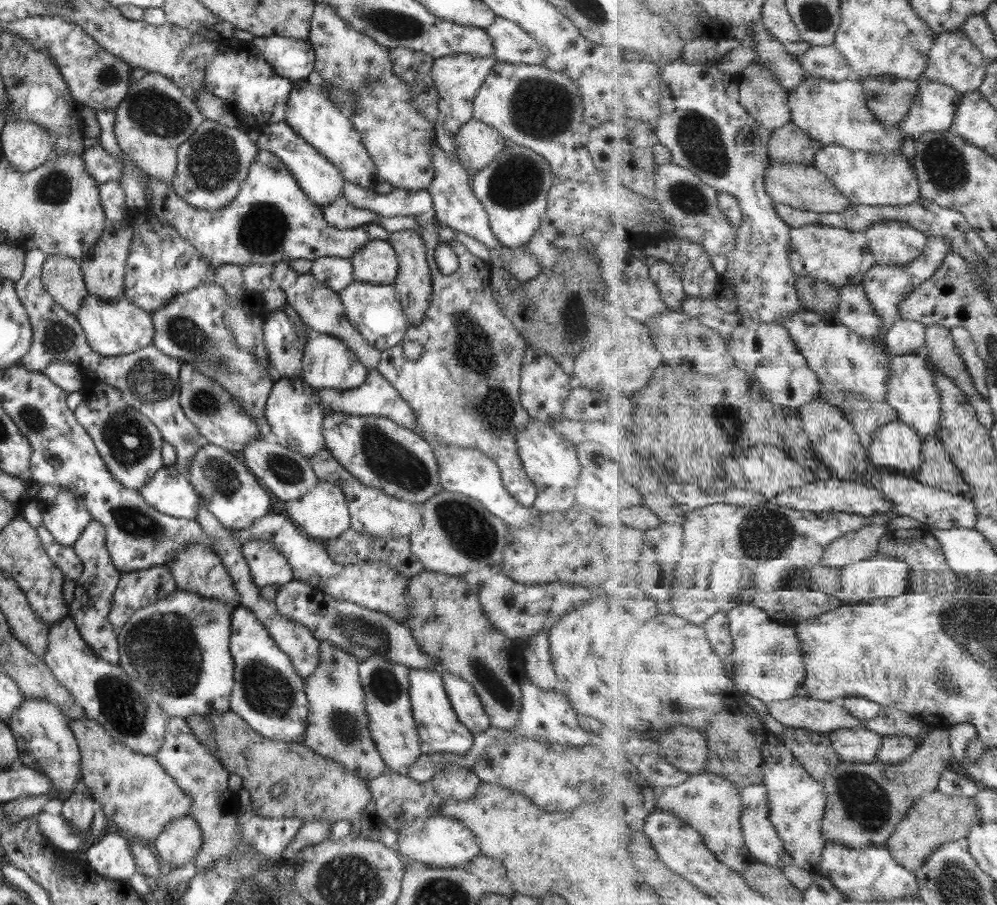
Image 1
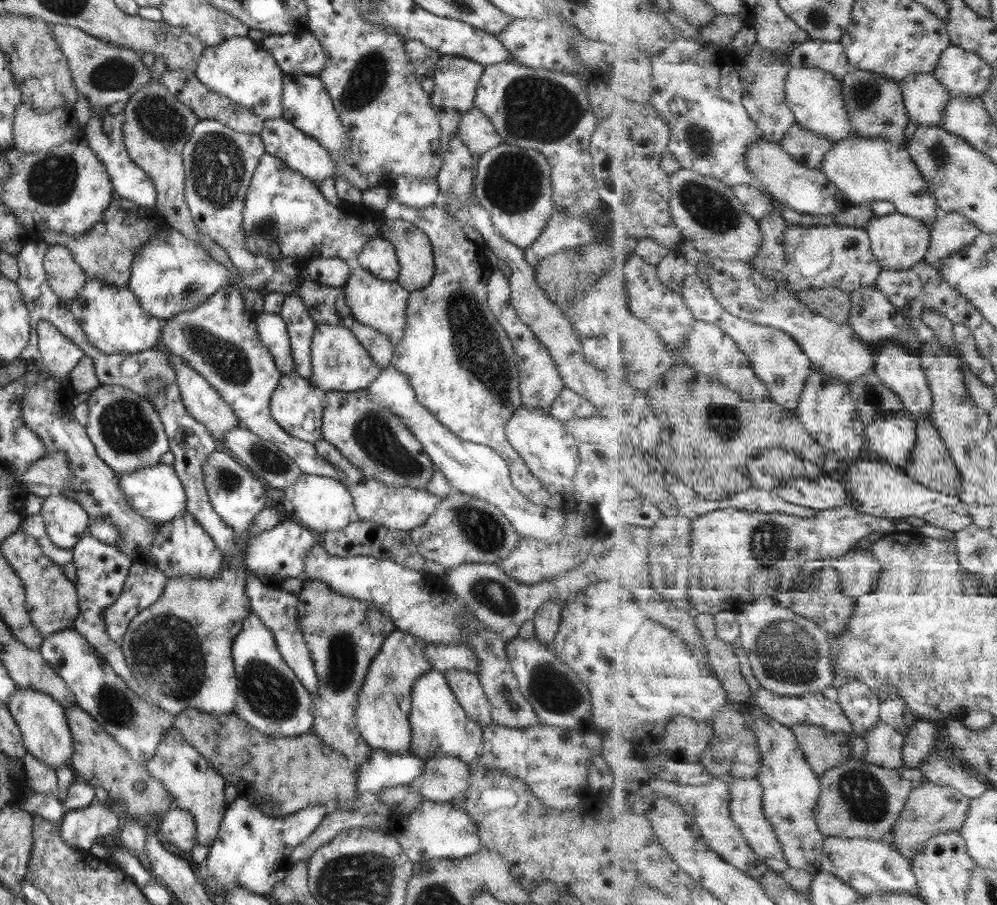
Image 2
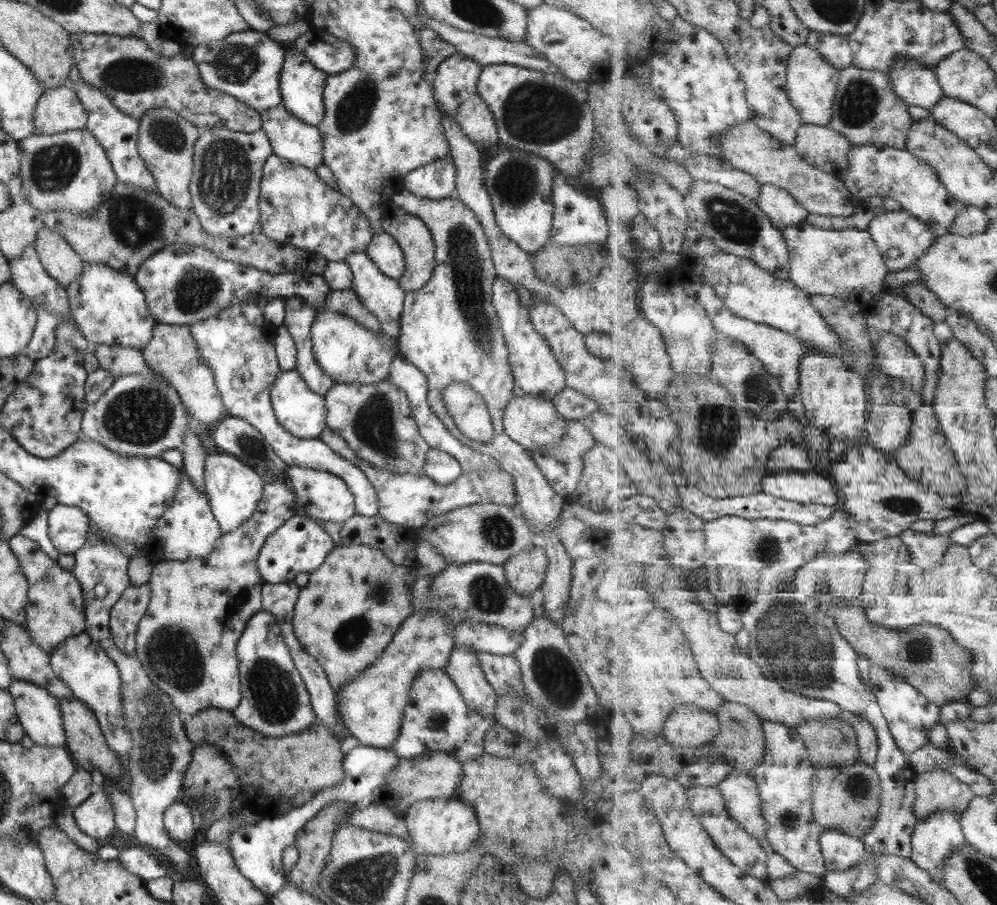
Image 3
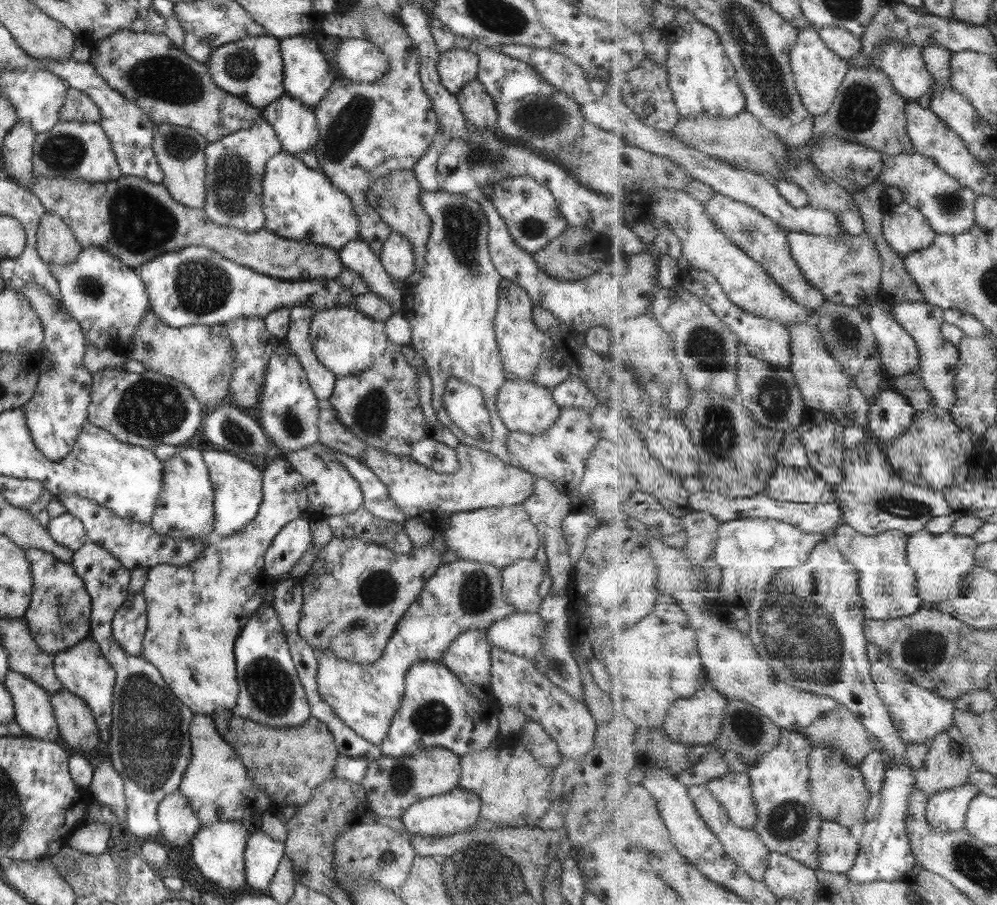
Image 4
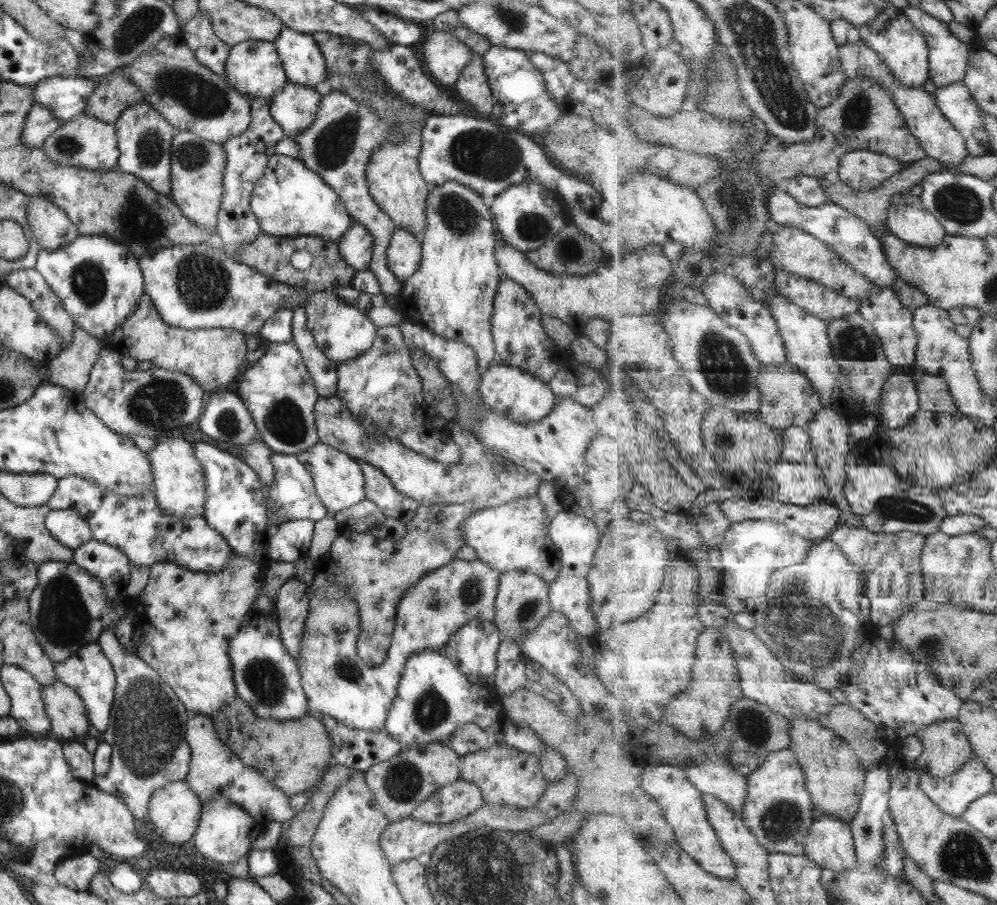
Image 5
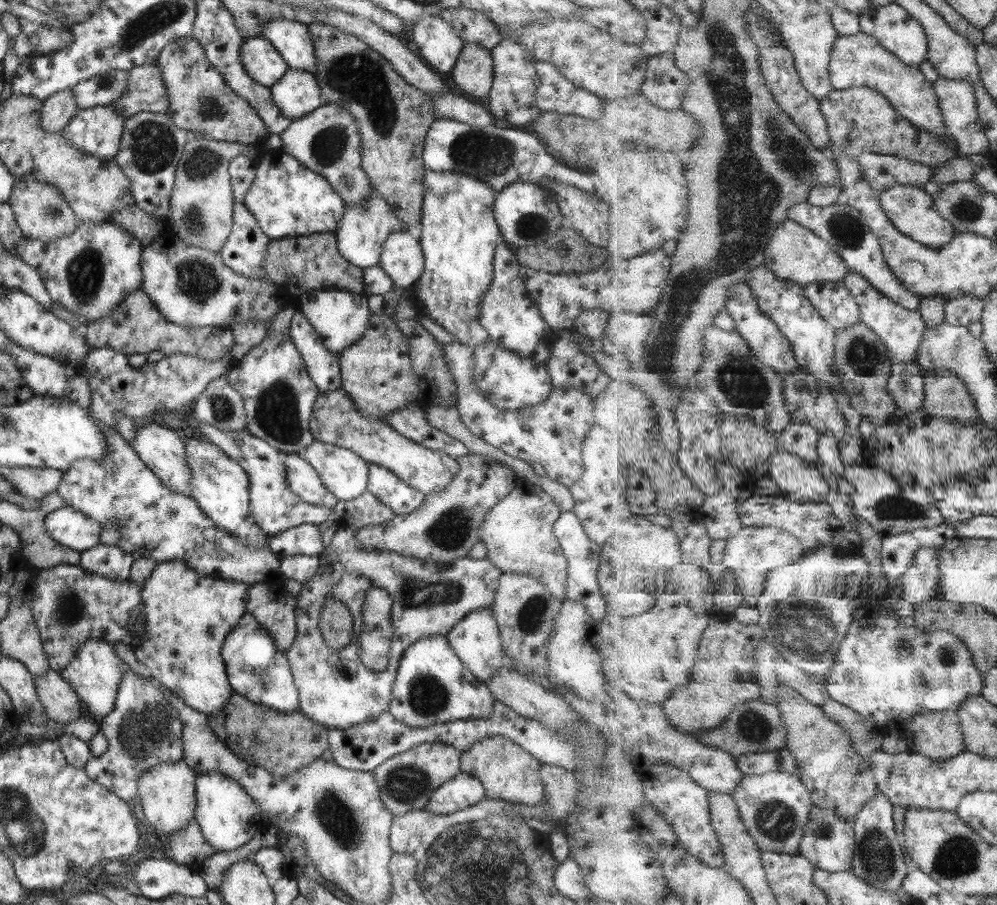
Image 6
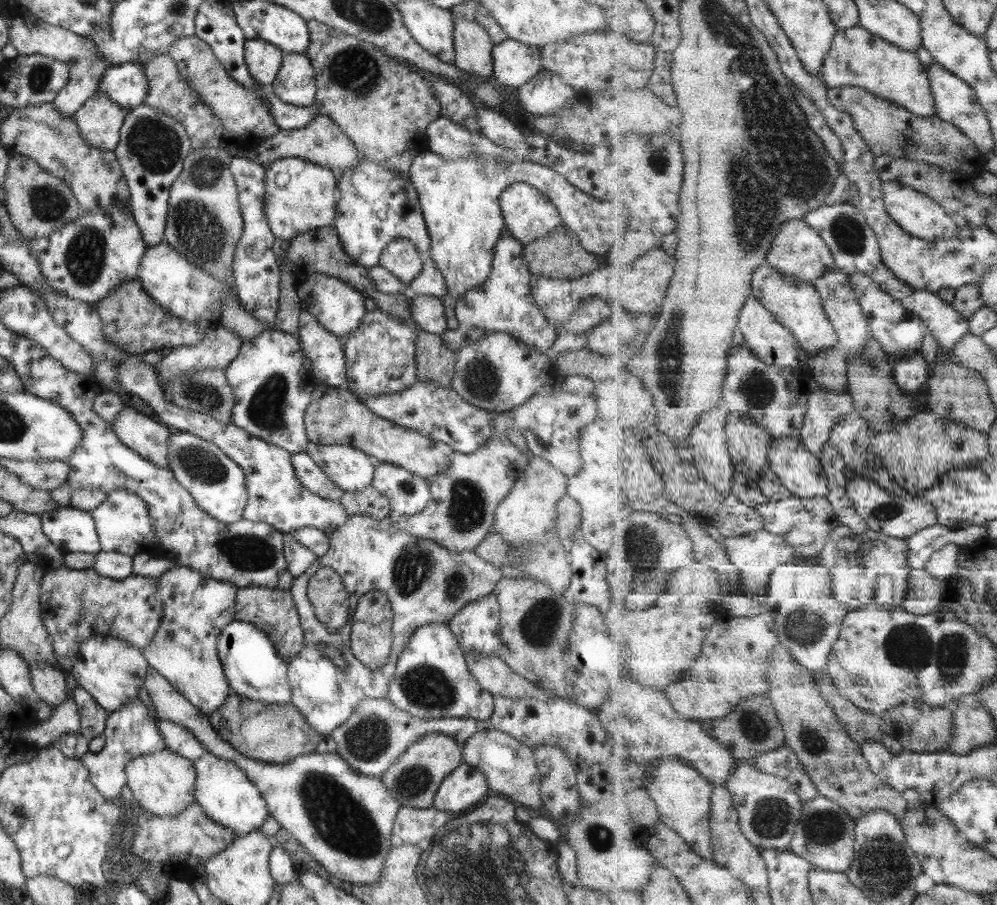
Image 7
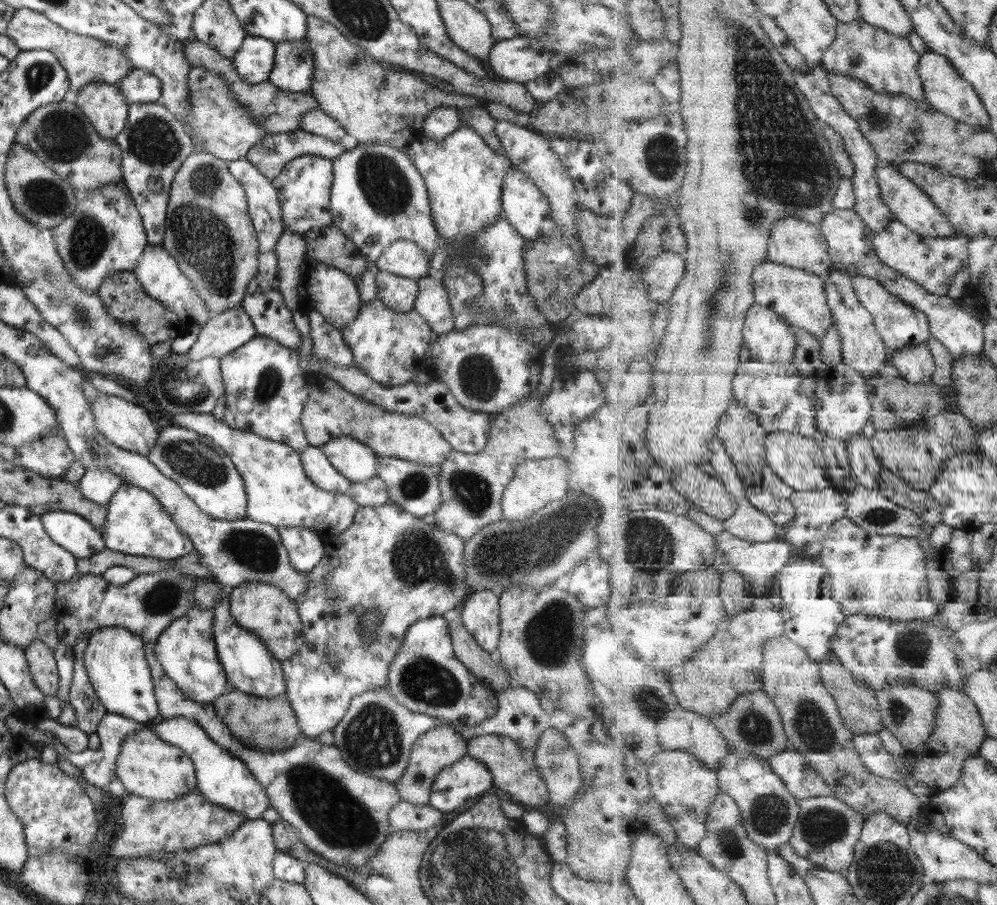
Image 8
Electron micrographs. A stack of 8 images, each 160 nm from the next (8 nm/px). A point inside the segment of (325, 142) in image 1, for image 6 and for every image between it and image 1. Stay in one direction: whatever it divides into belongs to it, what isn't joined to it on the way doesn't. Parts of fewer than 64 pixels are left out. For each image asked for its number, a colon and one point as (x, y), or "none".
2: (305, 104)
3: (301, 86)
4: (305, 72)
5: (301, 61)
6: (291, 40)

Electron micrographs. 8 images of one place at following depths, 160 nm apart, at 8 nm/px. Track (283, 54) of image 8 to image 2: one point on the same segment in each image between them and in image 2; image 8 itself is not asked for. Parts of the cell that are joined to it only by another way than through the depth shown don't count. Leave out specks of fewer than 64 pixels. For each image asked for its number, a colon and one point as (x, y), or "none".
2: (299, 152)
3: (288, 138)
4: (295, 127)
5: (294, 108)
6: (296, 94)
7: (294, 84)

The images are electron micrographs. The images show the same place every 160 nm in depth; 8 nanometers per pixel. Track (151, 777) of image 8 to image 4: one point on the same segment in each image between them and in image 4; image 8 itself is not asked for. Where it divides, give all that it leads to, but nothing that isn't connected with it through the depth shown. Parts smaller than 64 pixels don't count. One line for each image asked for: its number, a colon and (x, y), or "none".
4: (178, 823)
5: (174, 811)
6: (166, 792)
7: (162, 783)

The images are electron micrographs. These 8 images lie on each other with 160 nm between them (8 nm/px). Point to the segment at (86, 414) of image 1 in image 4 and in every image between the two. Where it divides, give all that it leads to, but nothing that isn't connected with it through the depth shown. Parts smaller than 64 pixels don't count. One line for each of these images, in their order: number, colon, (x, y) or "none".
2: (125, 430)
3: (136, 416)
4: (146, 409)

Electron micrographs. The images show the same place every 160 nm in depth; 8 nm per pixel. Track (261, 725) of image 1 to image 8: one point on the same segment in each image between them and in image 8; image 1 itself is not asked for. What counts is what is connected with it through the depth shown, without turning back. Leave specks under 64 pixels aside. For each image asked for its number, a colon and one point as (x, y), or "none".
2: (269, 697)
3: (274, 701)
4: (269, 693)
5: (266, 679)
6: (256, 670)
7: (252, 667)
8: (250, 668)

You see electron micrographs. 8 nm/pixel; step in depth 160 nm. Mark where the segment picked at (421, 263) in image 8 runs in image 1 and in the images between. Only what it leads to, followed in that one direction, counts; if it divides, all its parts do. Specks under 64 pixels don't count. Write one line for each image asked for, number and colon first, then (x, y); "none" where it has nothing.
1: (375, 262)
2: (377, 256)
3: (382, 250)
4: (395, 255)
5: (403, 253)
6: (401, 258)
7: (399, 257)

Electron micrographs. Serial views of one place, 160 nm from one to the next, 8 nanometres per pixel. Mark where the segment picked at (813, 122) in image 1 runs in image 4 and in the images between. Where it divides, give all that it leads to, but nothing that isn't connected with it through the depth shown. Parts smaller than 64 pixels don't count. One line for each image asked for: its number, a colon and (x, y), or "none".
2: (816, 97)
3: (813, 82)
4: (820, 72)

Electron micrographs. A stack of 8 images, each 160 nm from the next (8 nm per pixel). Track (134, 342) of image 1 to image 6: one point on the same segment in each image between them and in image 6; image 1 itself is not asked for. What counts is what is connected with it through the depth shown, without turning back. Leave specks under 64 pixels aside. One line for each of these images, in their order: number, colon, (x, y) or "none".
2: (113, 322)
3: (108, 308)
4: (108, 300)
5: (99, 282)
6: (89, 272)

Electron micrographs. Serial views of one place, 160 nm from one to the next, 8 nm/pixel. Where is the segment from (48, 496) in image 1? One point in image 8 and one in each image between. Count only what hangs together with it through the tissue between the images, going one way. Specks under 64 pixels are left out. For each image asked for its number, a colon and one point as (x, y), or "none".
2: (64, 520)
3: (67, 526)
4: (65, 530)
5: (65, 526)
6: (70, 528)
7: (68, 529)
8: (73, 533)

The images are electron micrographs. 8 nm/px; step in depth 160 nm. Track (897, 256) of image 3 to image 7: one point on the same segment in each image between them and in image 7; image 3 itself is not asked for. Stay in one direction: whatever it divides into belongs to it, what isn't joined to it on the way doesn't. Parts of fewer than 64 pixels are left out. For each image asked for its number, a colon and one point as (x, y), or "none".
4: (907, 229)
5: (909, 219)
6: (912, 210)
7: (918, 214)

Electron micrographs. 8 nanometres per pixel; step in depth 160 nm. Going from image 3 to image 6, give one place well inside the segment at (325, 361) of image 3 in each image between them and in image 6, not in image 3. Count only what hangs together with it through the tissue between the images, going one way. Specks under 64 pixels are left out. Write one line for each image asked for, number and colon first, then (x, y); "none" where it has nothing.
4: (346, 342)
5: (338, 329)
6: (339, 317)

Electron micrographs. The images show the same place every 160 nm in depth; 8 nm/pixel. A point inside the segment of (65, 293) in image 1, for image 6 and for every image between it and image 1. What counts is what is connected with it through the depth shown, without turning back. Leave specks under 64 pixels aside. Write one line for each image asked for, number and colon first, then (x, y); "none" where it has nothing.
2: (63, 276)
3: (58, 260)
4: (55, 245)
5: (50, 226)
6: (40, 212)

